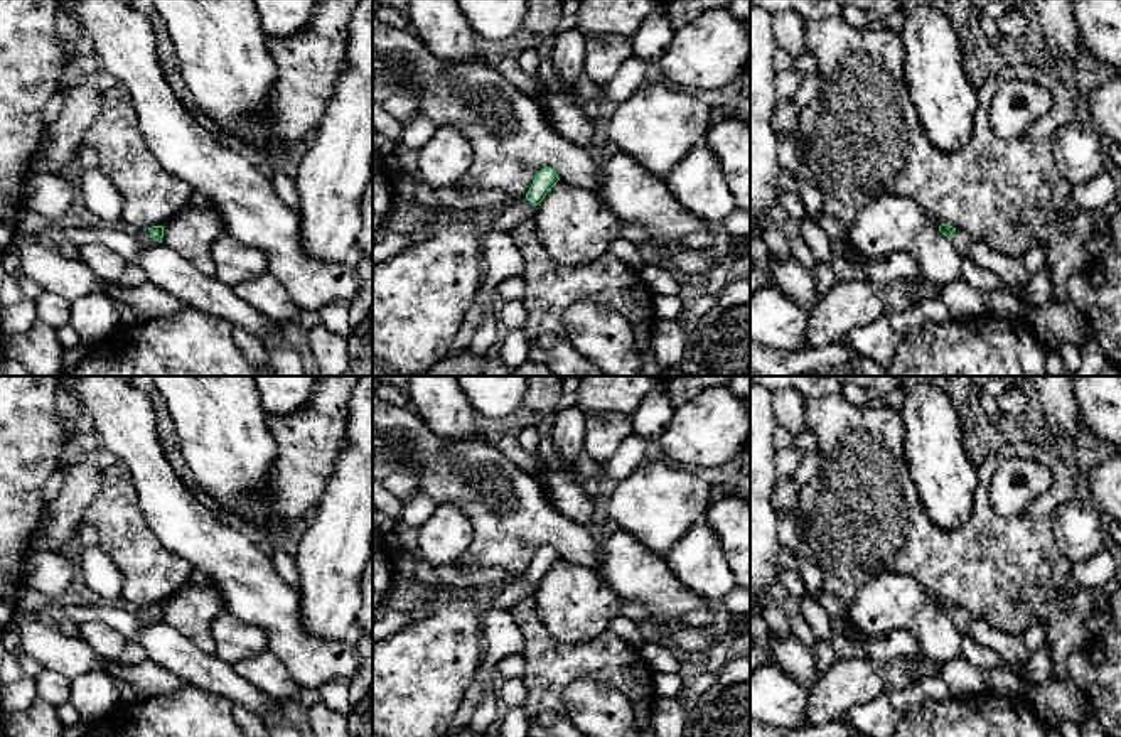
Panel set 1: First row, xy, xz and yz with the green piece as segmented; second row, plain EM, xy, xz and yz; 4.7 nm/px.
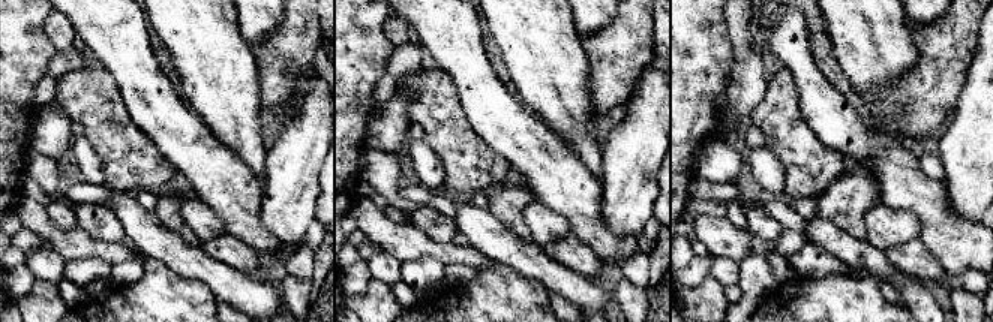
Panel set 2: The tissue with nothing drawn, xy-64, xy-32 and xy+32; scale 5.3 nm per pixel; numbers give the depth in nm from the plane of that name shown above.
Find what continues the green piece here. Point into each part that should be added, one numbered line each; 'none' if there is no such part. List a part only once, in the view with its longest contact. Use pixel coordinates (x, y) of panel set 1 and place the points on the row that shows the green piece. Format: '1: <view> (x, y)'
1: xy (144, 236)

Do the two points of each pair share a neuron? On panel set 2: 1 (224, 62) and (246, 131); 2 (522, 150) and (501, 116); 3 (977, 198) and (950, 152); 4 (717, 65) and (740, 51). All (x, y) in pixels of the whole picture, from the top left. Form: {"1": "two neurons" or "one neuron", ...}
{"1": "one neuron", "2": "one neuron", "3": "one neuron", "4": "two neurons"}

